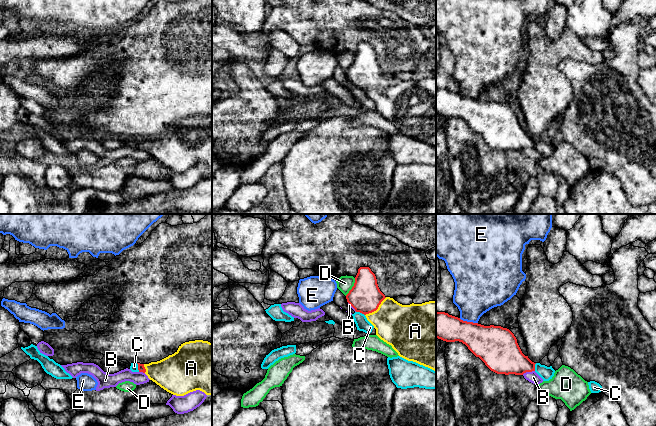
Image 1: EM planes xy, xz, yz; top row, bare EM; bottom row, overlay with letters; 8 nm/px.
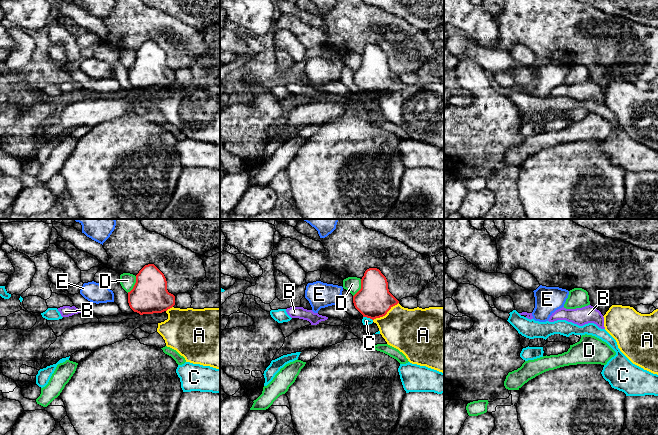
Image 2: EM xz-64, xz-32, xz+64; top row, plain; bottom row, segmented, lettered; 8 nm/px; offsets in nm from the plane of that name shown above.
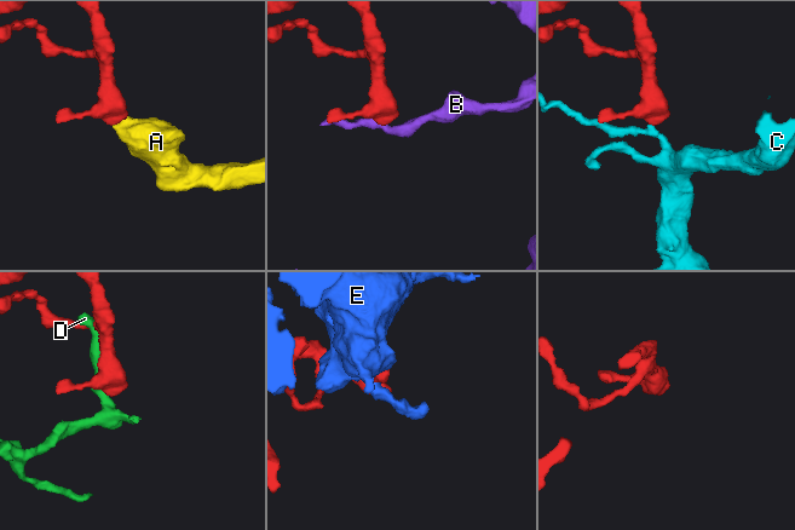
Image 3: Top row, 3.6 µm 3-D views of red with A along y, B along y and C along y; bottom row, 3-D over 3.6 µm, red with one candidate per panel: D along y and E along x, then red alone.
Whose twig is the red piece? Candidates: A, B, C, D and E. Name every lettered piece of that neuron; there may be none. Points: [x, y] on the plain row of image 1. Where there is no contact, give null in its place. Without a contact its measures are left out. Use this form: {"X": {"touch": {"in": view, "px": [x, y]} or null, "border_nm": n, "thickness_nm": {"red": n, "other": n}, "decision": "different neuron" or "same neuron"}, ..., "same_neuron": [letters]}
{"A": {"touch": {"in": "xz", "px": [376, 85]}, "border_nm": 220, "thickness_nm": {"red": 260, "other": 360}, "decision": "same neuron"}, "B": {"touch": {"in": "yz", "px": [528, 147]}, "border_nm": 110, "thickness_nm": {"red": 300, "other": 90}, "decision": "different neuron"}, "C": {"touch": {"in": "xz", "px": [360, 88]}, "border_nm": 80, "thickness_nm": {"red": 260, "other": 110}, "decision": "different neuron"}, "D": {"touch": {"in": "xz", "px": [352, 63]}, "border_nm": 170, "thickness_nm": {"red": 260, "other": 130}, "decision": "different neuron"}, "E": {"touch": {"in": "yz", "px": [468, 98]}, "border_nm": 160, "thickness_nm": {"red": 280, "other": 360}, "decision": "different neuron"}, "same_neuron": ["A"]}

